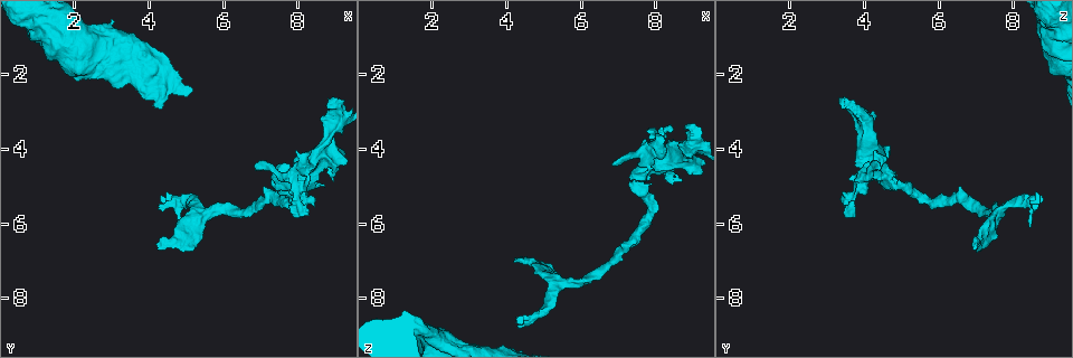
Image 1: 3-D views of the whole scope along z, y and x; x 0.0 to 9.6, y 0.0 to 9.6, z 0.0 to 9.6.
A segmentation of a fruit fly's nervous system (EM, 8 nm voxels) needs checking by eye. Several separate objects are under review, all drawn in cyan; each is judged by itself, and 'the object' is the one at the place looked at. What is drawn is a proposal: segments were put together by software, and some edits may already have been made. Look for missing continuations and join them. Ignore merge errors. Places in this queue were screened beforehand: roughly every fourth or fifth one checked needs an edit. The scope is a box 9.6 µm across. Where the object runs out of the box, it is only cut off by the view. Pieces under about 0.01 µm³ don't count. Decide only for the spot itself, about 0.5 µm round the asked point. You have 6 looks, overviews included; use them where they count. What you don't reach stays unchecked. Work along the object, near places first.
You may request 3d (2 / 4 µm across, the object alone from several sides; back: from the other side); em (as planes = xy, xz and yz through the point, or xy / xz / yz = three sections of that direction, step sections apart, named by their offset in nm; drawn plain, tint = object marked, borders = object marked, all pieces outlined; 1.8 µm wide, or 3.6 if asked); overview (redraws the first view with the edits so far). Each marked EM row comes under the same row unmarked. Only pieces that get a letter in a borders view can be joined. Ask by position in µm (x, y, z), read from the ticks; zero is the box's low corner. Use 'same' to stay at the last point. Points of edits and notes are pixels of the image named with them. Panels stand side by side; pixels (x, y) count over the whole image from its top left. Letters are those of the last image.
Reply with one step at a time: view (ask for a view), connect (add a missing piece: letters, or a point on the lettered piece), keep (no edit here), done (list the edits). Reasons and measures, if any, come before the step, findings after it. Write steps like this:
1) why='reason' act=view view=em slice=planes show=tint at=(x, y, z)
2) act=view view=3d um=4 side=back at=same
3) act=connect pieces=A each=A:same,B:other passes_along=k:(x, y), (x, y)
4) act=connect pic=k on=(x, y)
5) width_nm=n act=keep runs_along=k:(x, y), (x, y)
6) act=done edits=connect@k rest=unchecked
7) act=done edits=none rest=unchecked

why='an open end' act=view view=3d um=2 at=(4.25, 6.65, 6.90)

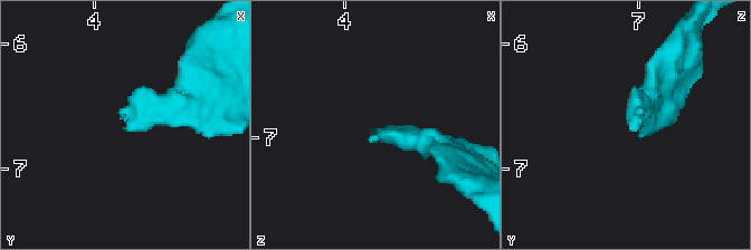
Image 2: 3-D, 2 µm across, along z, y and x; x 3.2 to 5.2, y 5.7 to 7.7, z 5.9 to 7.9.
act=view view=em slice=xz step=4 show=borders at=(4.24, 6.68, 6.92)

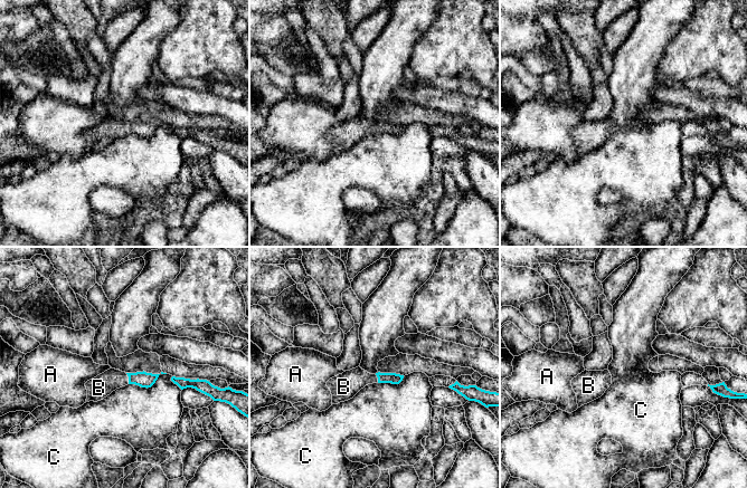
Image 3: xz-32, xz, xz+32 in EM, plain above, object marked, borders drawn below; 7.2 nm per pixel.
longest_contact=C:280nm act=connect pieces=B each=A:other,B:same,C:other found='the neuron continues'

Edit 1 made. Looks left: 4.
why='redraw' act=view view=overview

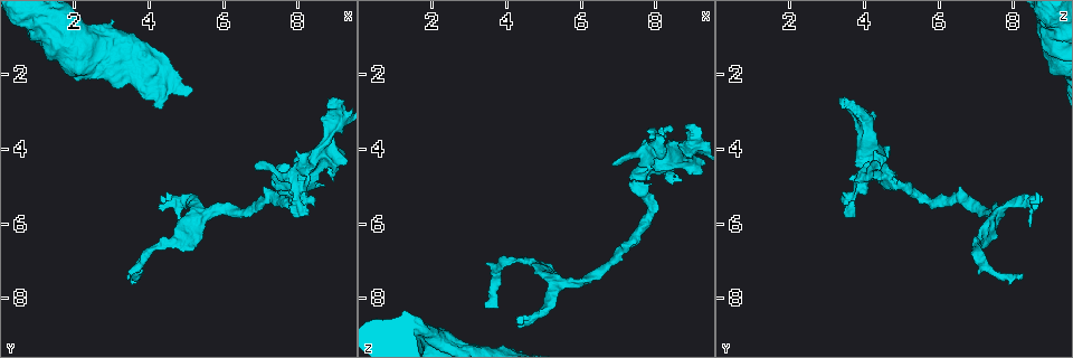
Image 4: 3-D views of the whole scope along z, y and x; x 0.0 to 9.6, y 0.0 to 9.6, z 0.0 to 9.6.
why='an open end' act=view view=em slice=planes show=tint at=(8.40, 5.55, 3.55)

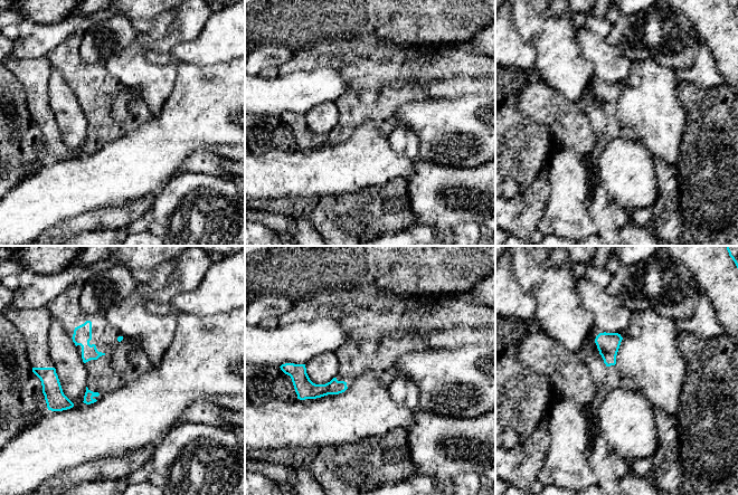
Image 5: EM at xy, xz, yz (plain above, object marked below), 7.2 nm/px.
why='see the neighbours' act=view view=em slice=planes show=borders at=same

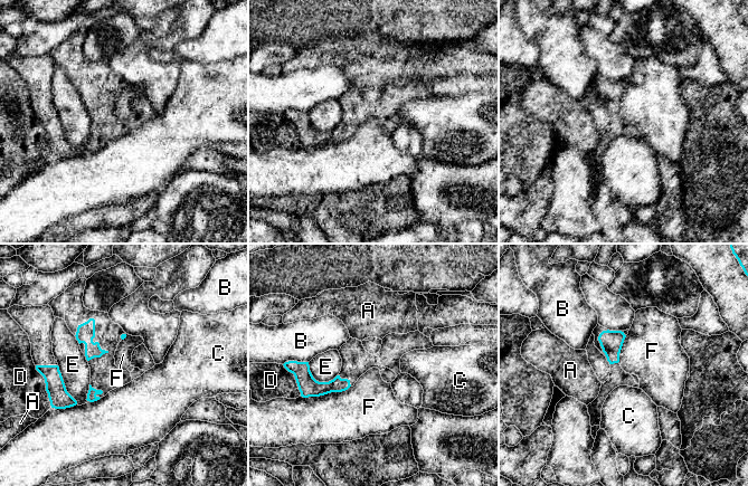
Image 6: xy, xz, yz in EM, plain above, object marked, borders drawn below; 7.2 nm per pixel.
act=keep each=A:other,B:other,C:other,D:other,E:other,F:other runs_along=6:(306, 368), (316, 386), (347, 384) found='no lettered piece goes on from it'

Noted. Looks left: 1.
act=done edits=connect@3 rest=unchecked

